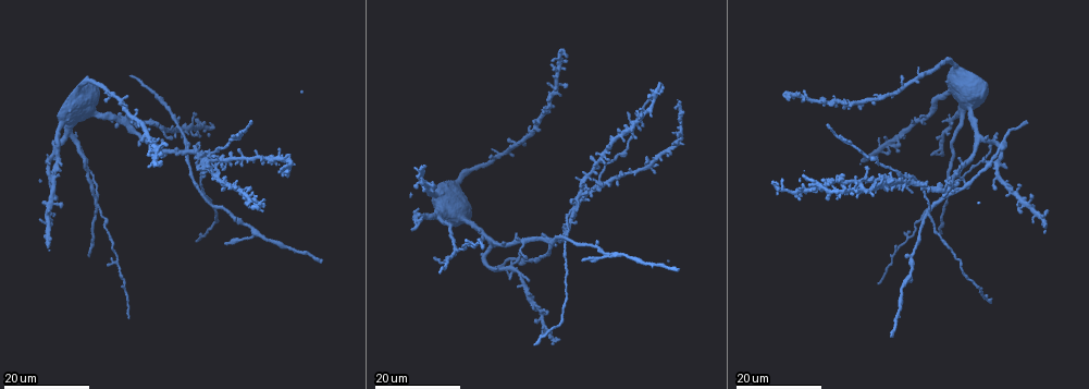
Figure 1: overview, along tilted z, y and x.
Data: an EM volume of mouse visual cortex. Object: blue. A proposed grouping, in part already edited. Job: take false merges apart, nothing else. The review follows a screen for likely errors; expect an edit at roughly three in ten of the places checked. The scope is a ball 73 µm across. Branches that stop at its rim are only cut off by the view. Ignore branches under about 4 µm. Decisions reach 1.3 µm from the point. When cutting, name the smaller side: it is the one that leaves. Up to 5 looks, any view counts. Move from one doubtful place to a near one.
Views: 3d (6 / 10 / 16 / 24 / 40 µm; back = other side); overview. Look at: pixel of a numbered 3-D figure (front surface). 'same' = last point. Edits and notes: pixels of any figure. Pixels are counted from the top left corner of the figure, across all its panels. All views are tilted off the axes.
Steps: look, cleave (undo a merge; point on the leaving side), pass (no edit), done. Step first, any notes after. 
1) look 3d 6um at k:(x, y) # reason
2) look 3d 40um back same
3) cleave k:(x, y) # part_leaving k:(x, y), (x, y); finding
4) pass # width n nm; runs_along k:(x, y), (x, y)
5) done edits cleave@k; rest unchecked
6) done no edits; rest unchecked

look 3d 24um at 1:(652, 167) # three-way junction

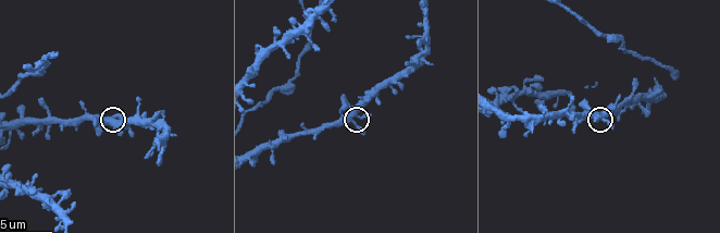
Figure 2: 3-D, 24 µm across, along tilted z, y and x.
look 3d 10um at 2:(355, 122)

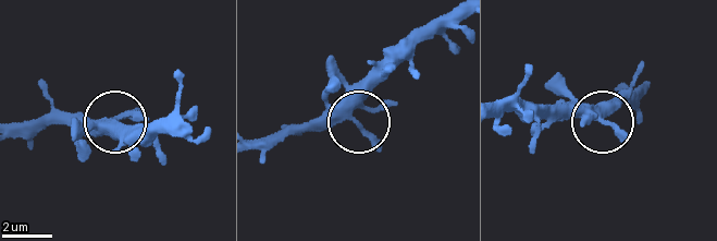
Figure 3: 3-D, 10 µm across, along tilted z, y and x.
pass # side_arm 22 um; runs_along 3:(14, 125), (131, 125); all the same cell

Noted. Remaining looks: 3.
look 3d 24um at 1:(95, 202) # small branch off a trunk

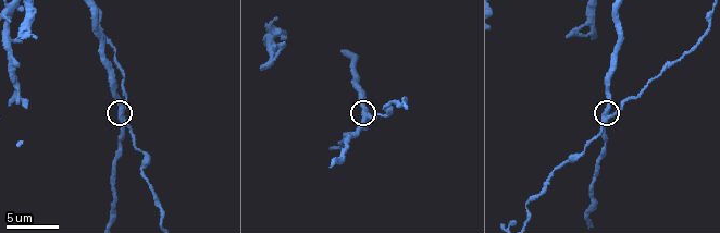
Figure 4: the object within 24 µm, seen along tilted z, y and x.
look 3d 6um at 4:(612, 114)

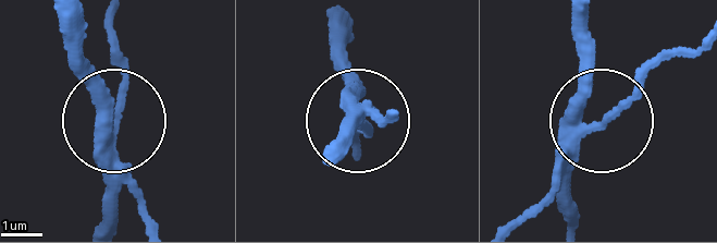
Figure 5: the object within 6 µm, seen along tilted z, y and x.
pass # runs_along 5:(583, 22), (579, 97), (596, 122), (678, 46); one cell here

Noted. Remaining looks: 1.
done no edits; rest unchecked

